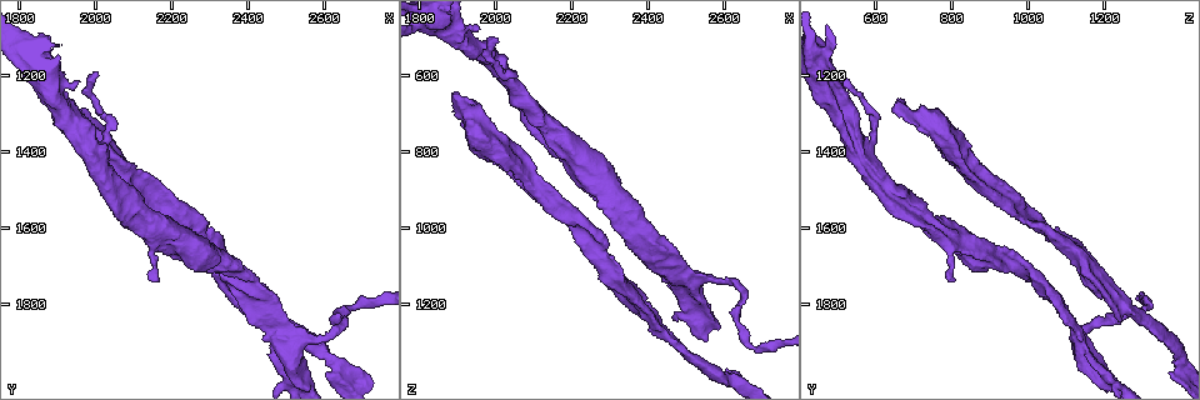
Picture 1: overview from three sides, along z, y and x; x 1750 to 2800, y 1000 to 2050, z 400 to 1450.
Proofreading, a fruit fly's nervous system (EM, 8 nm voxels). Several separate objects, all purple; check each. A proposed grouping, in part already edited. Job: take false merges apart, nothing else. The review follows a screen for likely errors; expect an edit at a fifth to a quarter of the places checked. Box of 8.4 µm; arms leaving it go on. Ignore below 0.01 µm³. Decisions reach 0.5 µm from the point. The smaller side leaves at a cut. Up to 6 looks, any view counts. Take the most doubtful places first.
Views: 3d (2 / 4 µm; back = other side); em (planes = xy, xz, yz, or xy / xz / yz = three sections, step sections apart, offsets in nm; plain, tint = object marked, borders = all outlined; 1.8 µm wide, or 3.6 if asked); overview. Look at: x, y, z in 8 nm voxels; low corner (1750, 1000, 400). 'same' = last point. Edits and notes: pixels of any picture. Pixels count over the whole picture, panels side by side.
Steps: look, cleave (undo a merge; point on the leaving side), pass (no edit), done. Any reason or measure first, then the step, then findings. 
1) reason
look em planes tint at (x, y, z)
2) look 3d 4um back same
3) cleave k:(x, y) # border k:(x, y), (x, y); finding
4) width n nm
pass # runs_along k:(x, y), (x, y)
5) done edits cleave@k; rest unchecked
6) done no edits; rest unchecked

look 3d 4um at (2530, 1990, 1205)

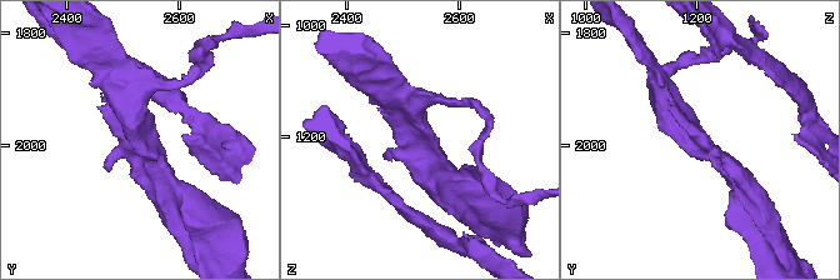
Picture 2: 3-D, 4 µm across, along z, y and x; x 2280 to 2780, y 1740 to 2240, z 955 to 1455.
look em planes tint at (2535, 1995, 1200)

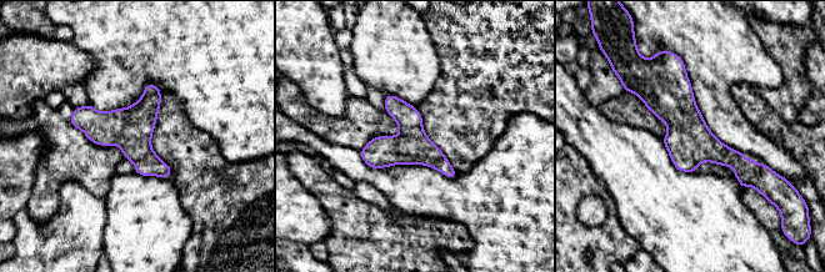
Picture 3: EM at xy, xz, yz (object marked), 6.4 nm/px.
width 240 nm
pass # runs_along 3:(681, 66), (681, 116), (755, 184); all the same neuron

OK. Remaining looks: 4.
thin arm on a thick one
look em planes tint at (2160, 1595, 740)

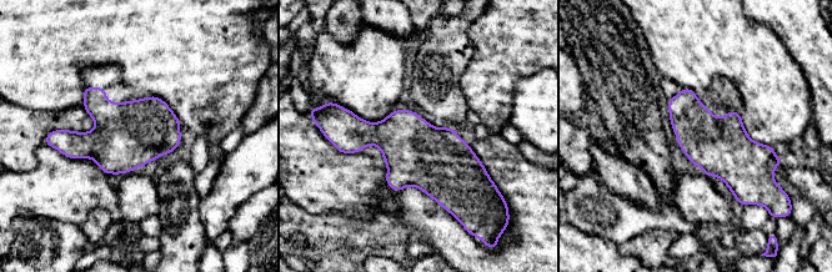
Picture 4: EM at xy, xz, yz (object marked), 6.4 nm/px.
pass # one neuron here

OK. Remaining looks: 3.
abrupt turn
look 3d 4um at (1990, 1400, 540)

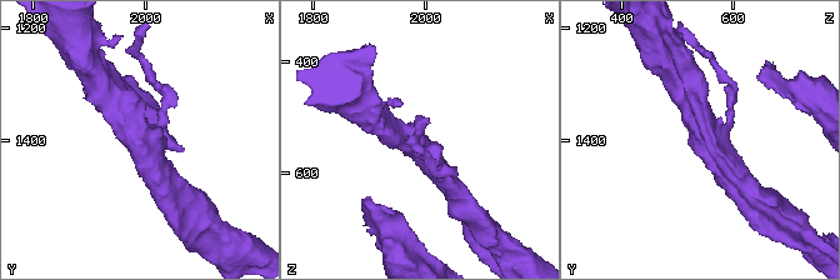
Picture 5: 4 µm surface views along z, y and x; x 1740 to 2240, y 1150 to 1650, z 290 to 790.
look em yz step 16 tint at (1990, 1395, 550)

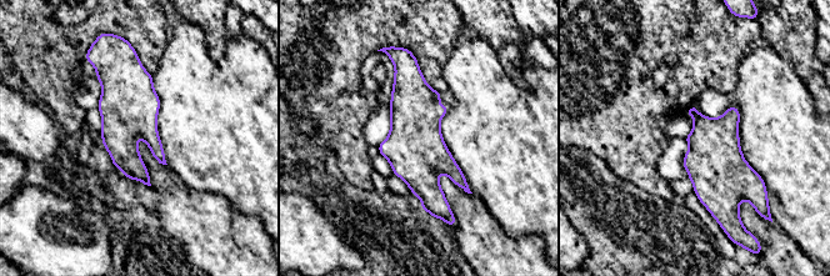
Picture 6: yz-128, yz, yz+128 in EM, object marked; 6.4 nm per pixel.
another direction
look em planes tint same

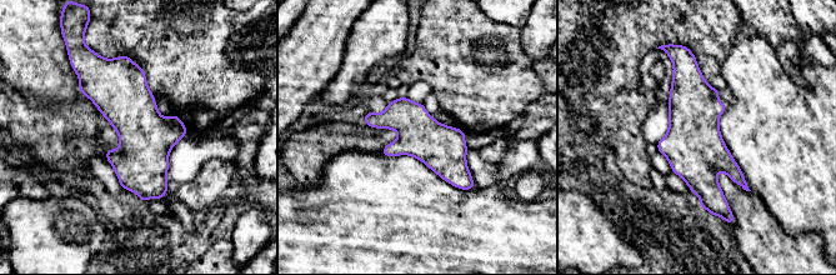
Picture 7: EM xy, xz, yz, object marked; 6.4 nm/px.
pass # runs_along 7:(691, 60), (694, 148), (711, 209); continuous, no second neuron

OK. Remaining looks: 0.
done no edits; rest unchecked

